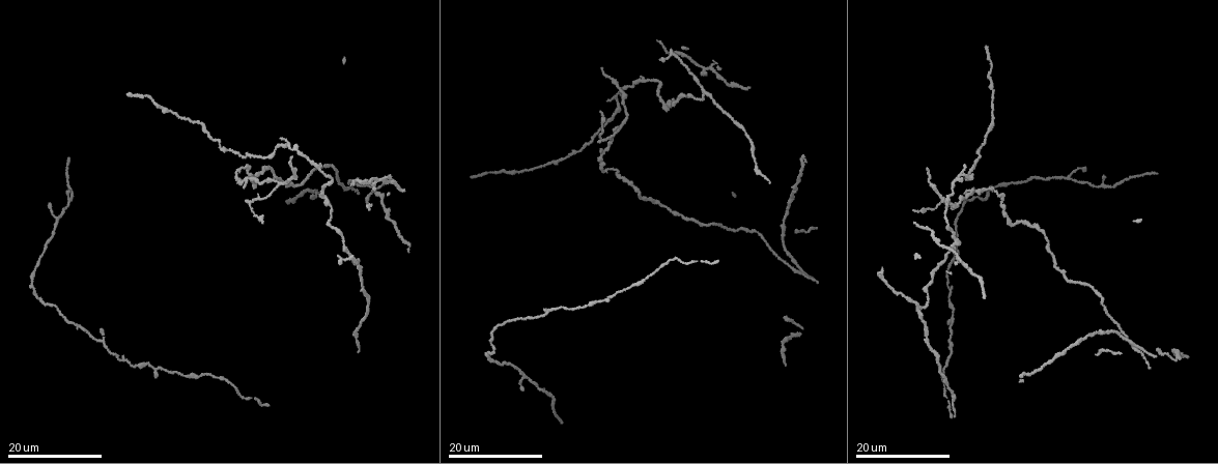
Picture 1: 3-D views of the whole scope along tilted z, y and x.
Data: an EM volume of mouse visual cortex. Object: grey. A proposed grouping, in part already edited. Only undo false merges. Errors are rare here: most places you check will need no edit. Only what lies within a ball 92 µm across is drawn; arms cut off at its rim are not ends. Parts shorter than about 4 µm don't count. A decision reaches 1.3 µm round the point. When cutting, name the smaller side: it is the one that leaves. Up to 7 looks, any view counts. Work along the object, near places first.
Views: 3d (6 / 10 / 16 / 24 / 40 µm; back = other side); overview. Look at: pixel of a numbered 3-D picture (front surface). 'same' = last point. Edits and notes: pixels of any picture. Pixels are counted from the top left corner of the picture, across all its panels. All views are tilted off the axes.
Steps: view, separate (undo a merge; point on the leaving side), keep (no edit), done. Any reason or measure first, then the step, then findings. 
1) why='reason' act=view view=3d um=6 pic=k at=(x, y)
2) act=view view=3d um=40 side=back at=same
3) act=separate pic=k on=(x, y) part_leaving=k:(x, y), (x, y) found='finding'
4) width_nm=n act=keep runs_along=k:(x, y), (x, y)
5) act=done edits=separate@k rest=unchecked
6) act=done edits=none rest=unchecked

why='narrows sharply' act=view view=3d um=16 pic=1 at=(998, 186)

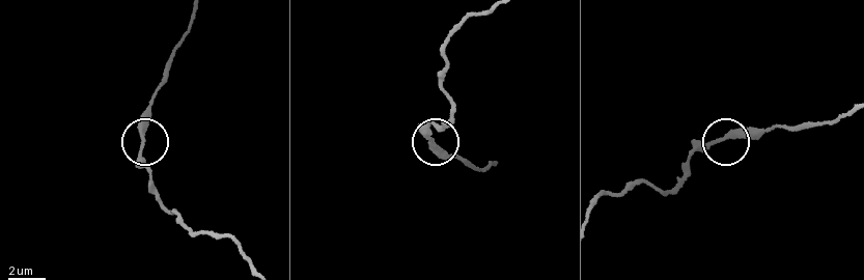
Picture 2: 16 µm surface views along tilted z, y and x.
act=view view=3d um=6 pic=2 at=(718, 142)

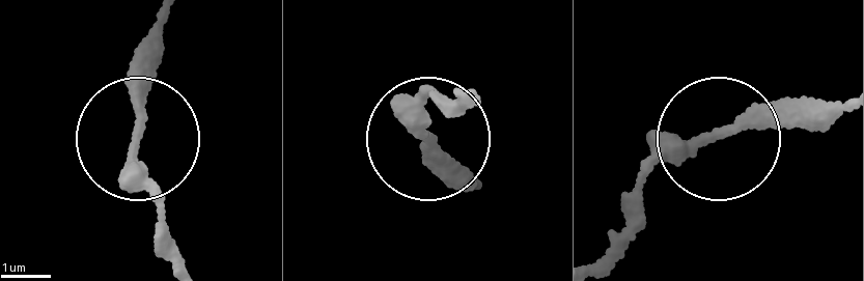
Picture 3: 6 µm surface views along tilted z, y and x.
act=keep runs_along=3:(170, 256), (134, 155), (140, 90), (170, 17) found='one neuron here'

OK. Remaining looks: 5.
why='calibre changes' act=view view=3d um=16 pic=1 at=(1015, 226)

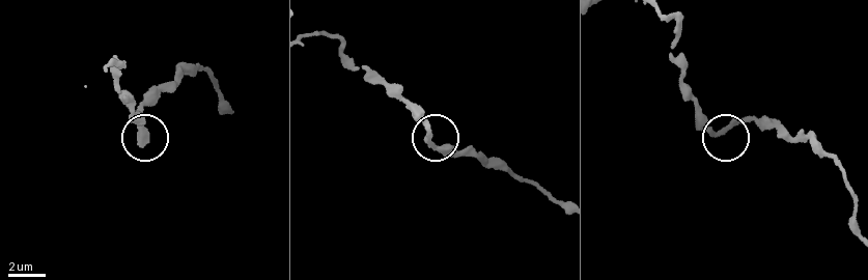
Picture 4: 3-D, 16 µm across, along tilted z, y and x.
act=view view=3d um=6 pic=4 at=(430, 132)

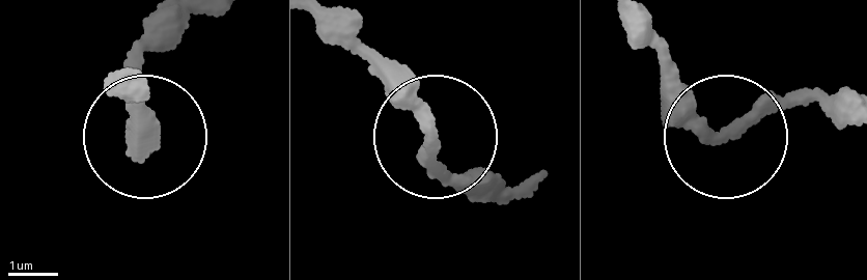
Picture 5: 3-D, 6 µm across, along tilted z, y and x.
act=keep runs_along=5:(310, 16), (369, 59), (432, 136), (435, 159), (463, 176) found='all the same neuron'

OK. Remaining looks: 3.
why='calibre changes' act=view view=3d um=16 pic=1 at=(251, 200)

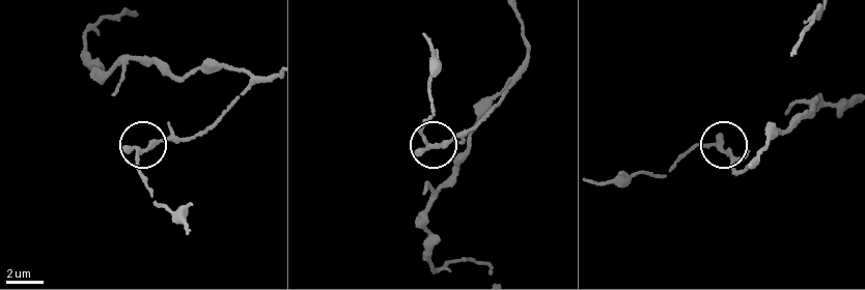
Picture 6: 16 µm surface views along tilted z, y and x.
act=view view=3d um=10 pic=6 at=(145, 147)

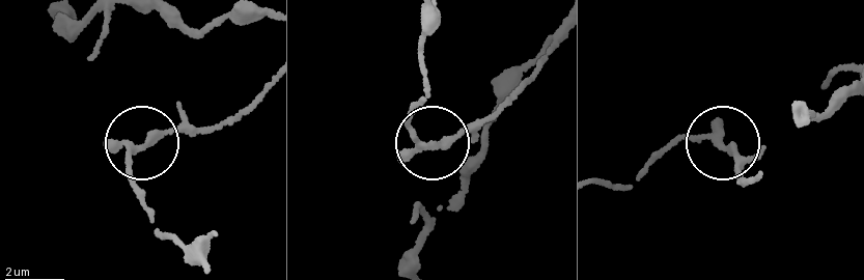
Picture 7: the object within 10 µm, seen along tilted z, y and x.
width_nm=210 act=keep found='all the same neuron'

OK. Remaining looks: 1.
act=done edits=none rest=unchecked

